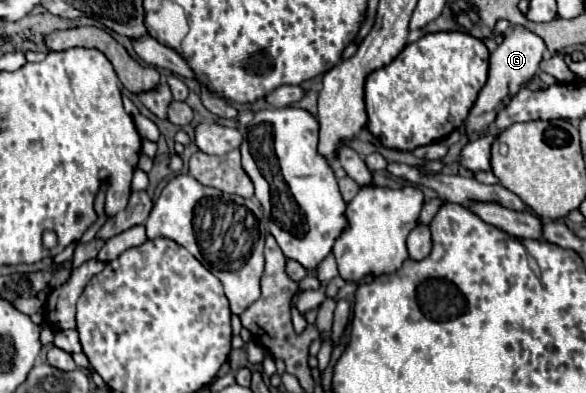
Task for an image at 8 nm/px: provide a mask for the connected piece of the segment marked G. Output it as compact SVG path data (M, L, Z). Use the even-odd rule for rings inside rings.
M512 25L512 29L508 33L504 33L504 39L498 45L498 49L490 55L488 81L482 87L482 91L480 91L480 95L478 95L470 115L466 119L466 129L468 131L482 131L488 123L492 123L496 113L502 107L506 107L506 103L510 103L510 99L514 97L514 91L518 91L518 87L522 83L526 83L528 79L532 79L536 75L544 53L546 53L546 43L542 37L528 31L526 27Z

